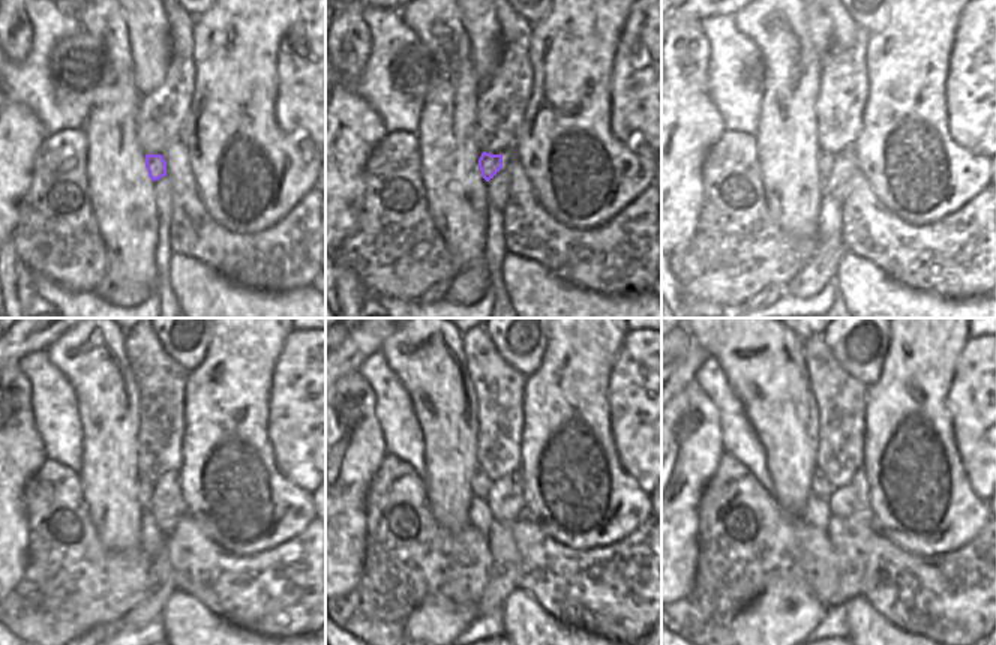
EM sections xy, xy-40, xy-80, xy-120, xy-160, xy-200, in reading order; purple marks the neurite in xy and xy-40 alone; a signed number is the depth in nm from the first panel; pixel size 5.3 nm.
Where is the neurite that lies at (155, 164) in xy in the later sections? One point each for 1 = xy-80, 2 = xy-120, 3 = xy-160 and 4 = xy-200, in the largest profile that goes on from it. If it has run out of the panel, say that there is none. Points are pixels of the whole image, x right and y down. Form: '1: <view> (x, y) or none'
1: xy-80 (825, 161)
2: xy-120 (146, 486)
3: xy-160 (480, 483)
4: xy-200 (819, 486)

